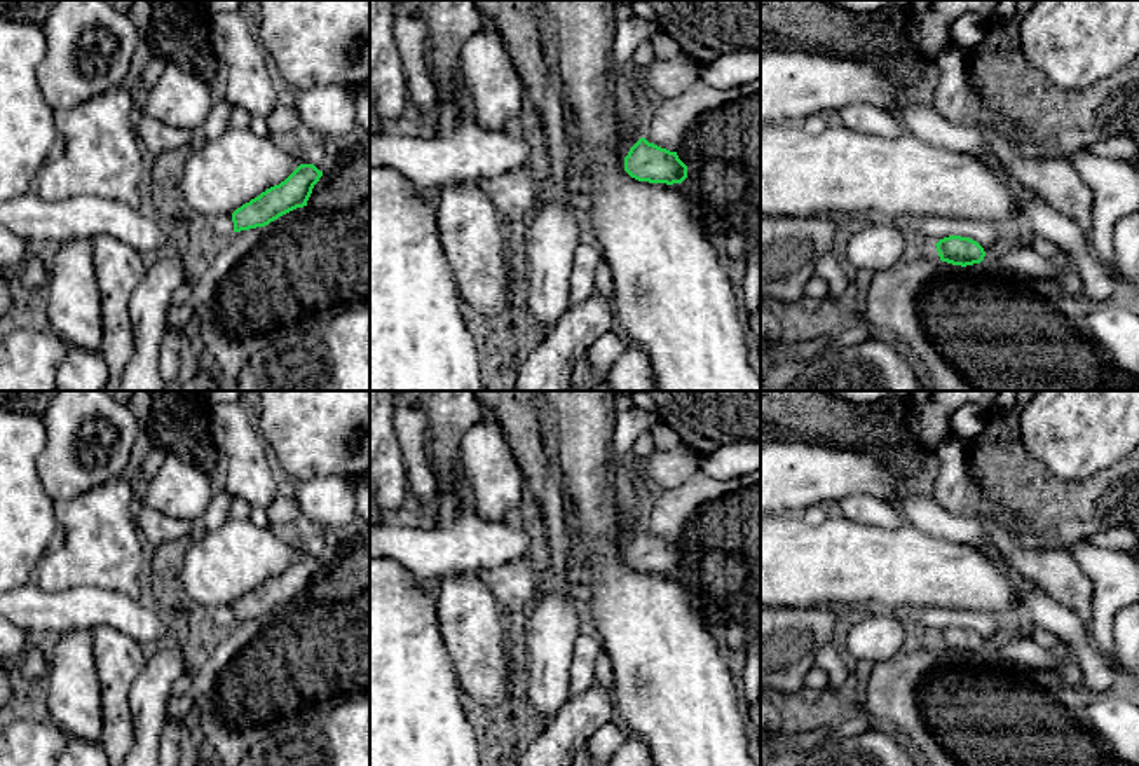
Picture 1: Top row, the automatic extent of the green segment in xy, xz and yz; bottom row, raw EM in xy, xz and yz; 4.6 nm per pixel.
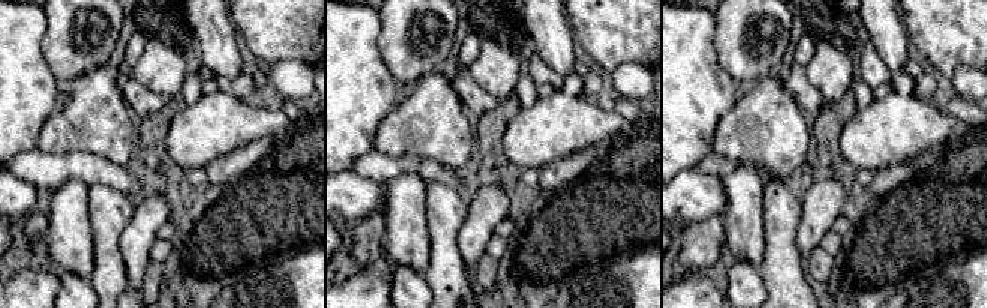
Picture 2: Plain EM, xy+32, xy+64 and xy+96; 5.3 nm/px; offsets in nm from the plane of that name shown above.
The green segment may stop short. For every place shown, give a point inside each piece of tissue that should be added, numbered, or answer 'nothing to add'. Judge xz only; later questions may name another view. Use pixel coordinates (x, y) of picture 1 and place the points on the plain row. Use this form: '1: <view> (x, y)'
nothing to add

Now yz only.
nothing to add

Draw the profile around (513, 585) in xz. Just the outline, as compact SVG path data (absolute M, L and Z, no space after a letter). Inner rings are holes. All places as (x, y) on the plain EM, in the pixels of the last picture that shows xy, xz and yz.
M523 555L494 569L476 569L474 576L495 597L506 619L522 619L537 598L537 560Z

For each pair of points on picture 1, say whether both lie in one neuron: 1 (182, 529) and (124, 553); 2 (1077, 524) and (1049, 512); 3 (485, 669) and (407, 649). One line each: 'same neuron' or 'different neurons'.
1: different neurons
2: same neuron
3: different neurons

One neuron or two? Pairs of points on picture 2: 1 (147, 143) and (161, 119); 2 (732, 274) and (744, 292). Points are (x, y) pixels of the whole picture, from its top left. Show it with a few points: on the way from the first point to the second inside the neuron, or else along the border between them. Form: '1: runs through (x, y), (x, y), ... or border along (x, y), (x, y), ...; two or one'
1: runs through (150, 137), (155, 125); one
2: runs through (737, 278), (743, 287); one

